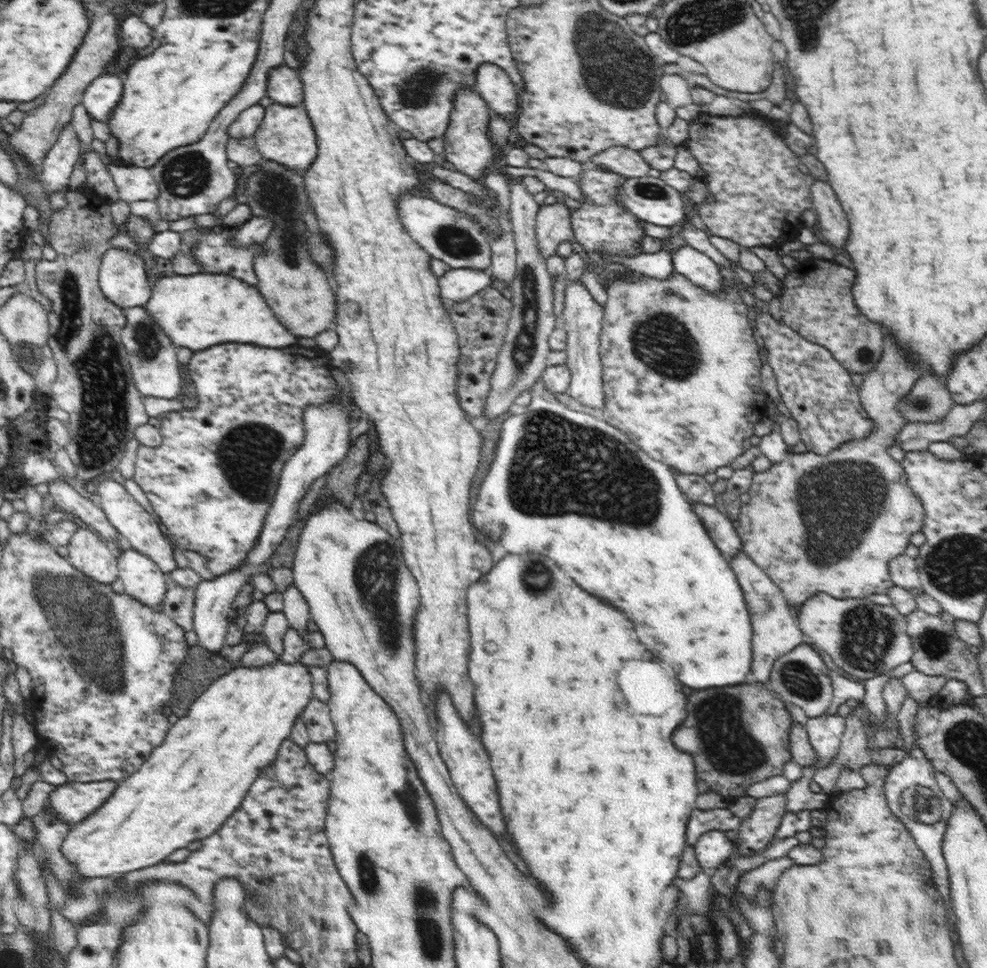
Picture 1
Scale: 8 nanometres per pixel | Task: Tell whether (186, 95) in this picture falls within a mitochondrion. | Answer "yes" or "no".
no

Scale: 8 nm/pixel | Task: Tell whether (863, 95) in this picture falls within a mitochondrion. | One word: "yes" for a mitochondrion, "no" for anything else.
no

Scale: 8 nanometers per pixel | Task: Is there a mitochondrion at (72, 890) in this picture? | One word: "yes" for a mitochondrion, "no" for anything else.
no

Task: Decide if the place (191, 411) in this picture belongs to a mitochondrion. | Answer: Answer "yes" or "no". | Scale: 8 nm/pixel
no

